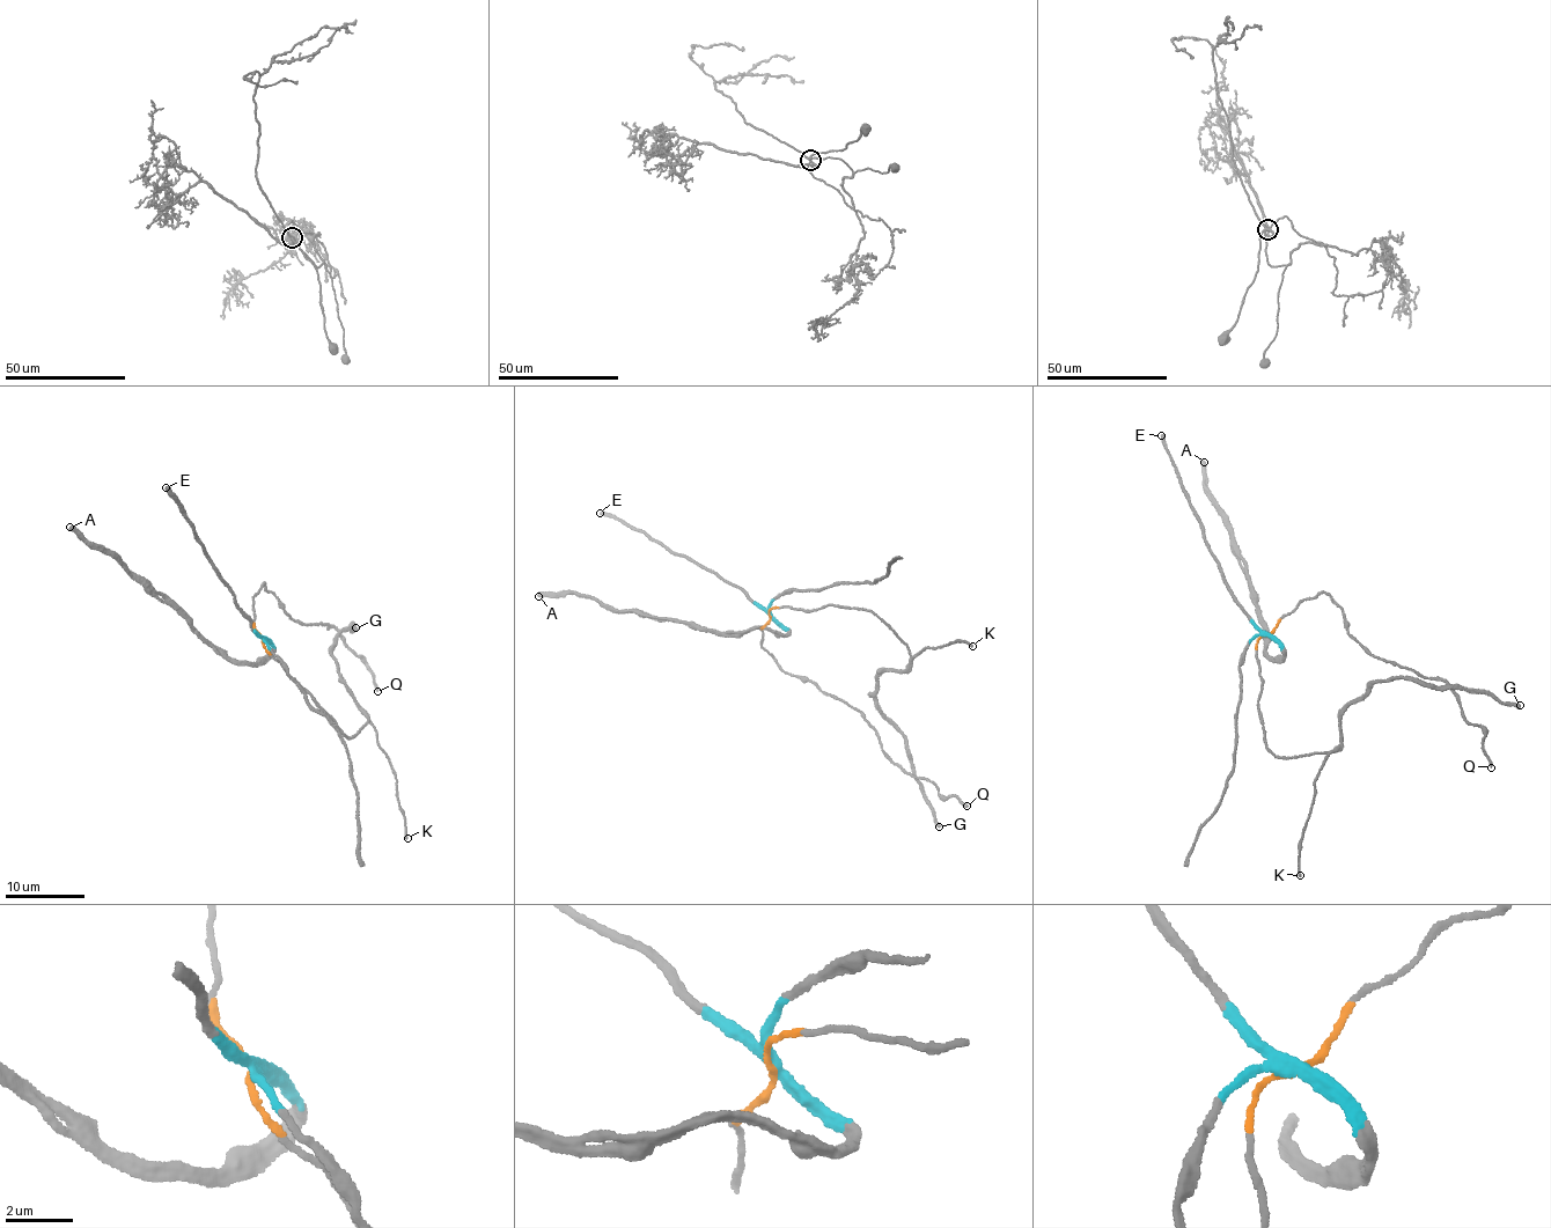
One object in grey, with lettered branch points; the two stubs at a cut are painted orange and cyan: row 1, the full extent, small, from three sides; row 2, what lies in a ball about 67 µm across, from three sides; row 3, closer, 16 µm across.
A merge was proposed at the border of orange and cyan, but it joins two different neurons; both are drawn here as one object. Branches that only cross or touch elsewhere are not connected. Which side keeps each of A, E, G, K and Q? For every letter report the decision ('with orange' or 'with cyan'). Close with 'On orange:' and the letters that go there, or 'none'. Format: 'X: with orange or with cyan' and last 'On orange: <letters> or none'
A: with cyan
E: with cyan
G: with orange
K: with orange
Q: with orange
On orange: G, K, Q

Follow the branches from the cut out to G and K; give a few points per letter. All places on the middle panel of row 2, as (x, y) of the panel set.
G: (771, 616), (827, 604), (870, 611), (906, 646), (910, 666), (887, 669), (873, 696), (905, 740), (940, 826)
K: (771, 616), (771, 610), (777, 608), (815, 611), (827, 604), (870, 611), (913, 655), (962, 640), (972, 645)

